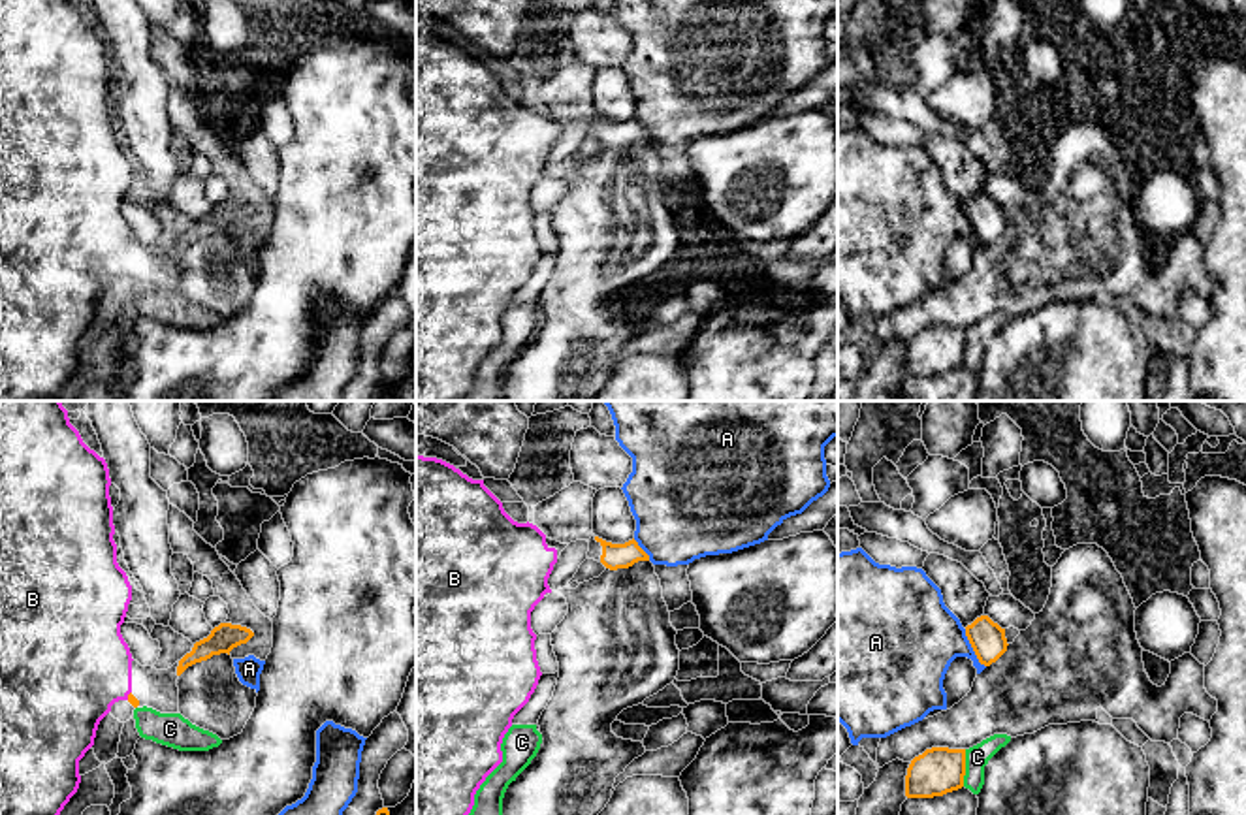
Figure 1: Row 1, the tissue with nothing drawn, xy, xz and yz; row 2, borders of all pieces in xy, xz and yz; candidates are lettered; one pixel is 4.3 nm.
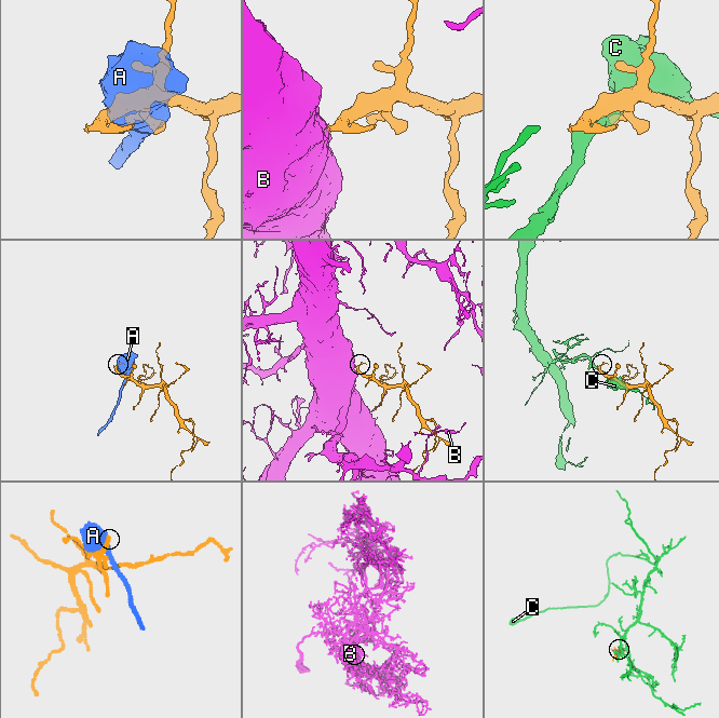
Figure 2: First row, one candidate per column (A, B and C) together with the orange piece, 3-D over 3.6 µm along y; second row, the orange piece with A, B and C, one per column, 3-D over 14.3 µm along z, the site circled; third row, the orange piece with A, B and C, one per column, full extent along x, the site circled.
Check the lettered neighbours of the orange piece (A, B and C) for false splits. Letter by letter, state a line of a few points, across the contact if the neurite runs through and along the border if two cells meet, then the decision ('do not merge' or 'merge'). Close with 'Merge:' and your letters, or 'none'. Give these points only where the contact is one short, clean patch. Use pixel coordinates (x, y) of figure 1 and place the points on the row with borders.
A: do not merge
B: line xy (132, 699), (128, 695), (78, 667); merge
C: do not merge
Merge: B

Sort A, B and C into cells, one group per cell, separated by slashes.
A / B / C

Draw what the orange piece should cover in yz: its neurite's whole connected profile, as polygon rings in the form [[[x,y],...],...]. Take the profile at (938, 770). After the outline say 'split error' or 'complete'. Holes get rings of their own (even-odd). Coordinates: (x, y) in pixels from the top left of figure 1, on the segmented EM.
[[[932,747],[915,757],[905,775],[907,798],[934,798],[964,787],[966,749]]] | complete

